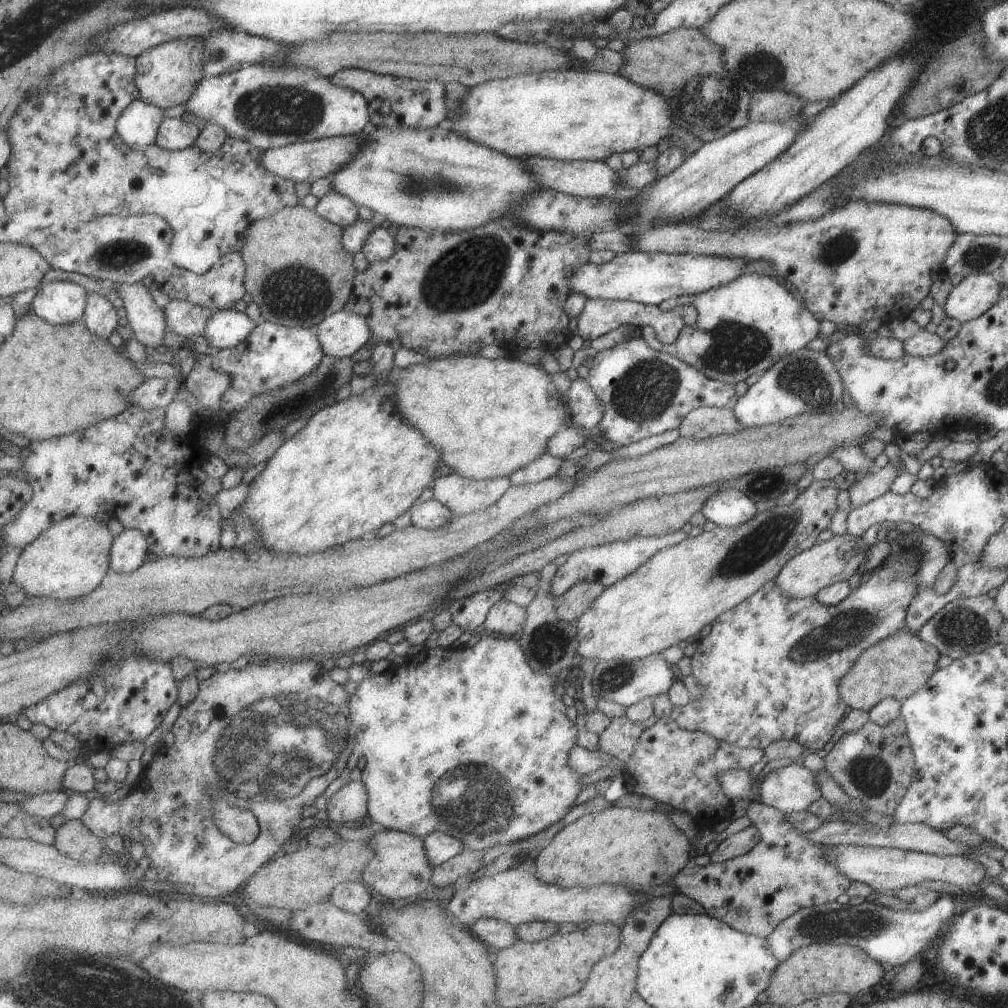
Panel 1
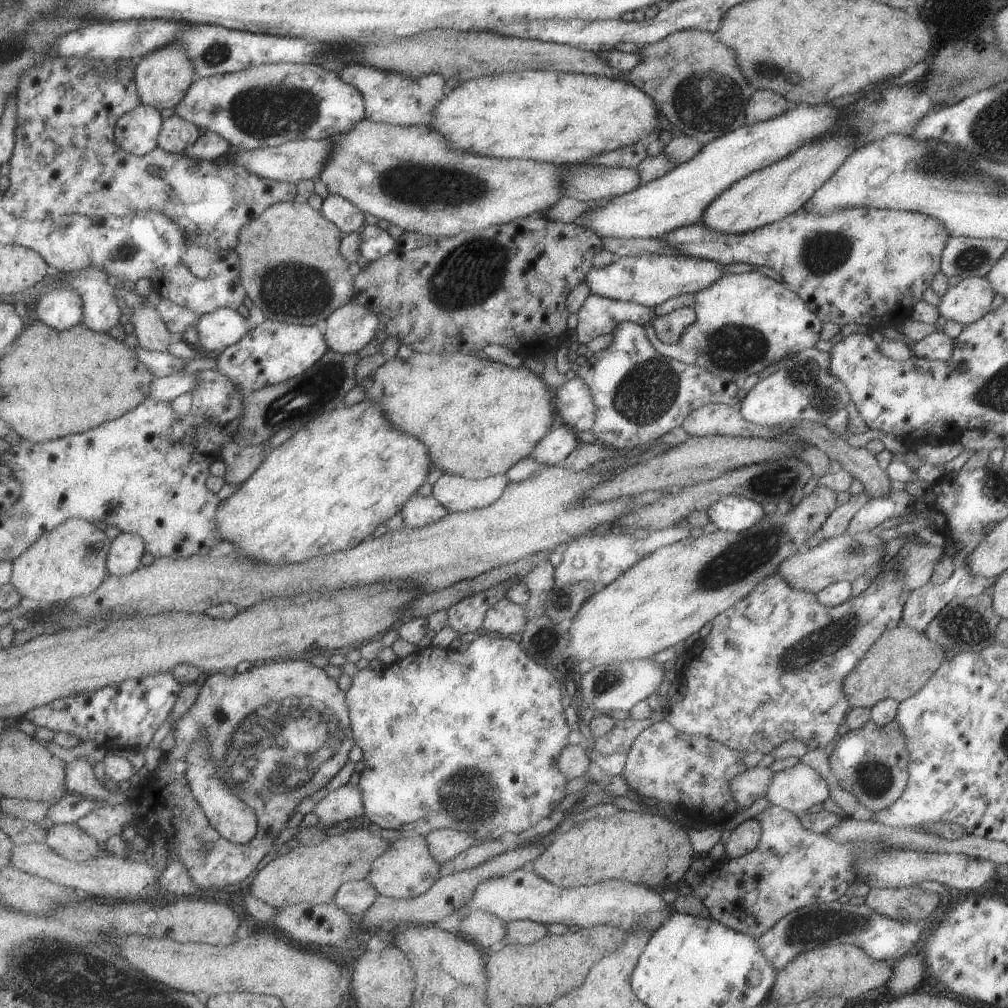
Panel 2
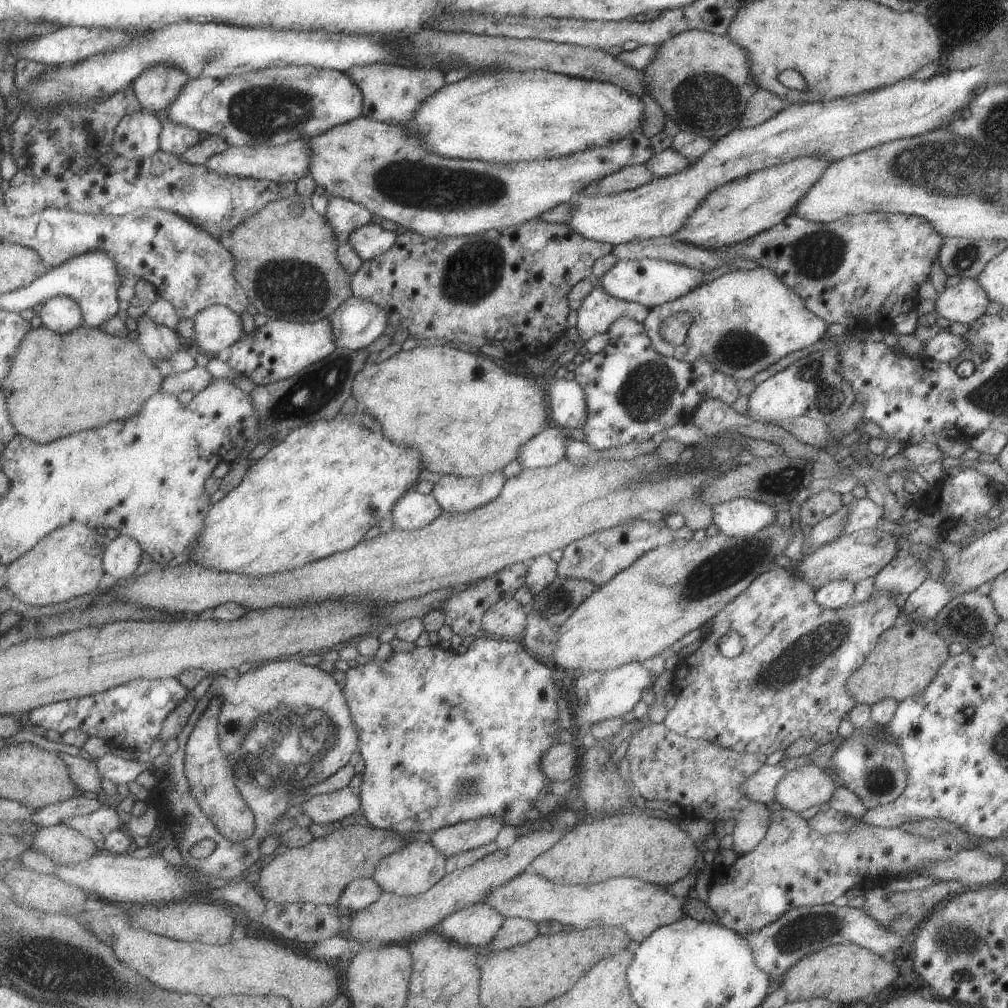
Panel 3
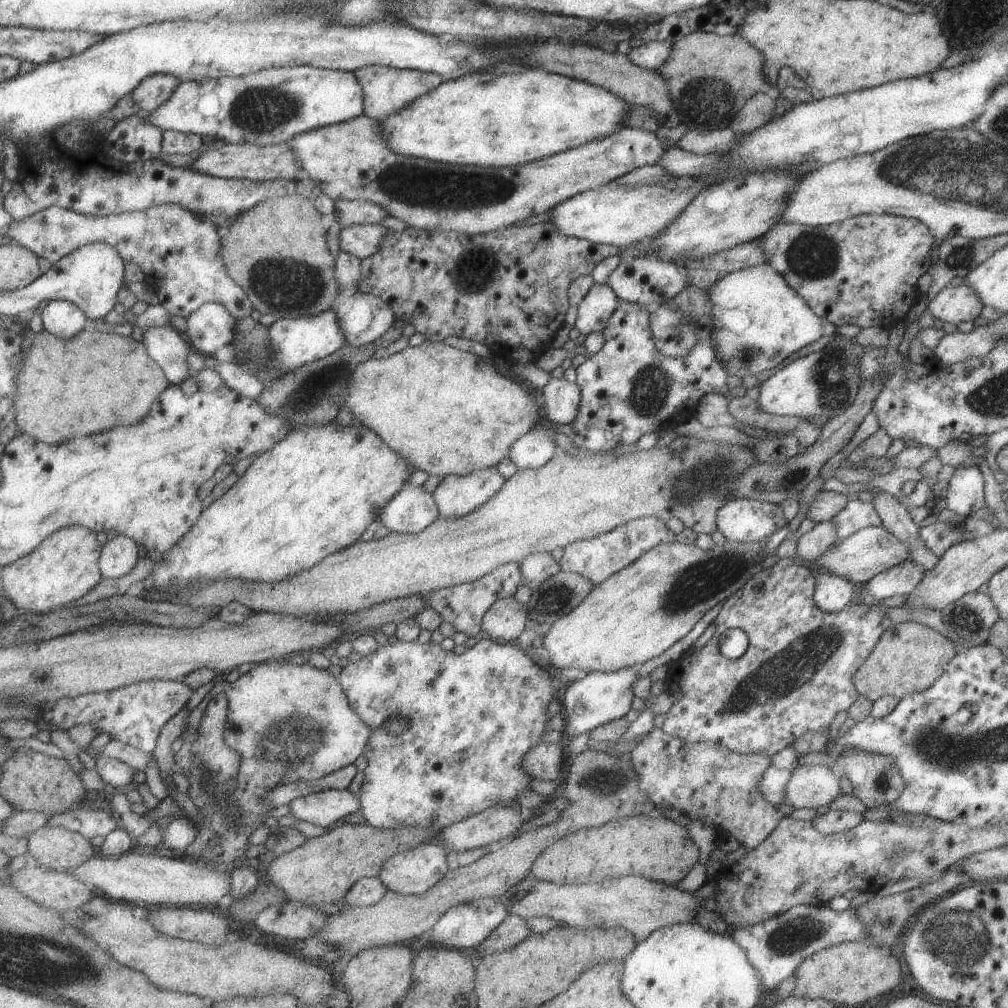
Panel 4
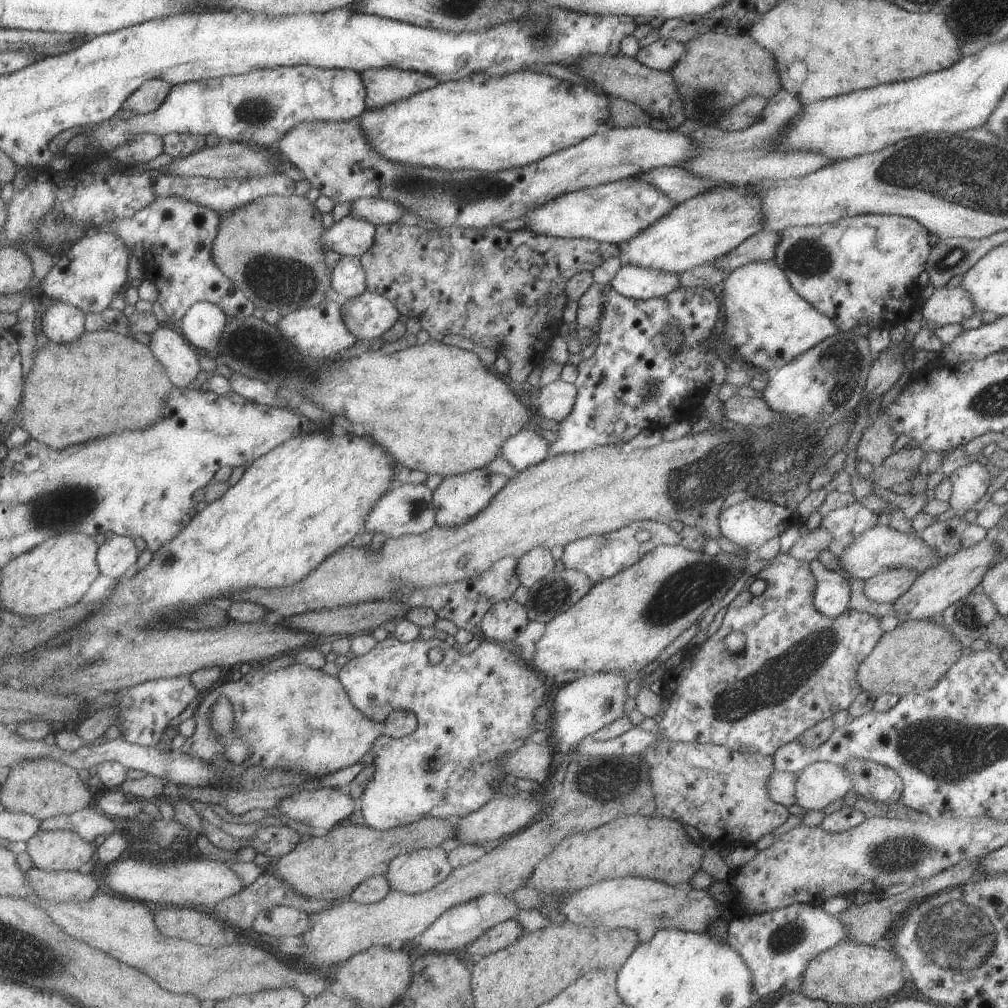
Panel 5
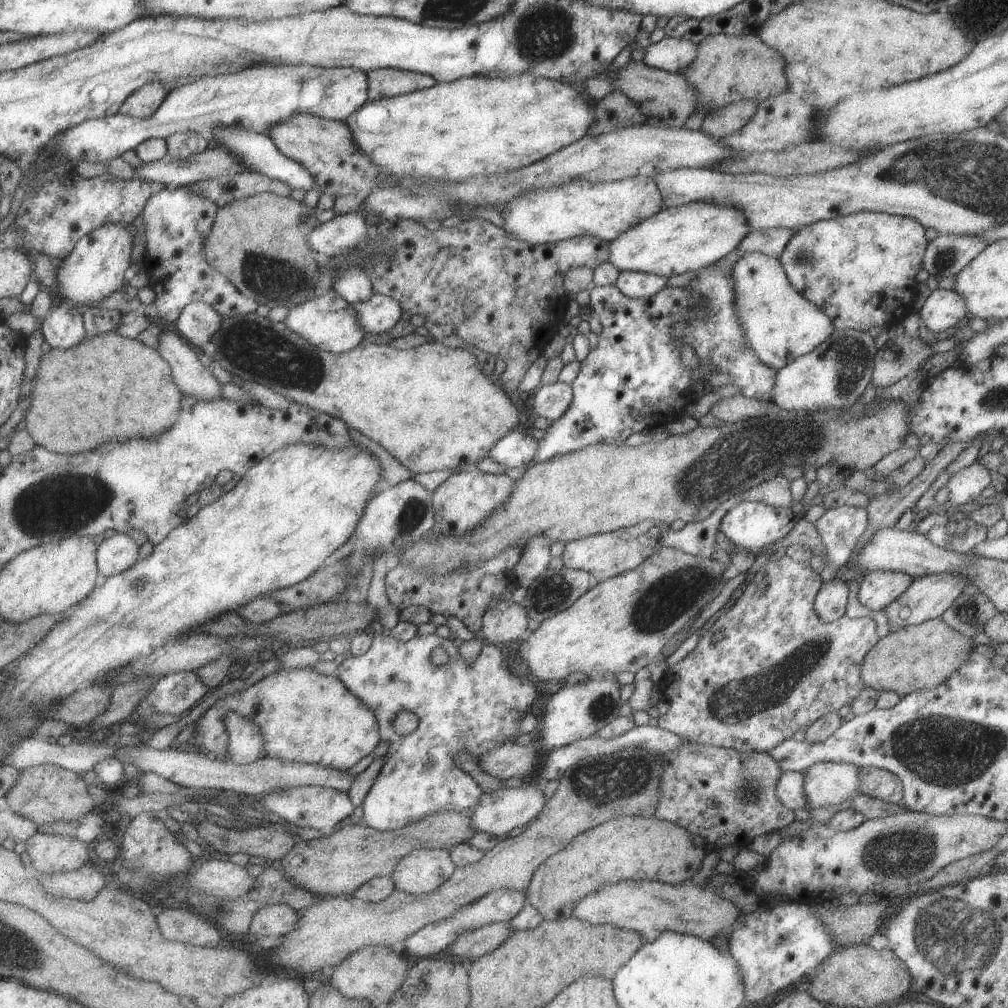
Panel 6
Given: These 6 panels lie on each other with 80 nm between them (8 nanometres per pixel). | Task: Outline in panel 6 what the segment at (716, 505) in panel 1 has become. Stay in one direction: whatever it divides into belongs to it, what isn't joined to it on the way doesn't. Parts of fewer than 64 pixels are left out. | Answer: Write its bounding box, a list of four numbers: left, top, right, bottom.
[719,501,796,550]

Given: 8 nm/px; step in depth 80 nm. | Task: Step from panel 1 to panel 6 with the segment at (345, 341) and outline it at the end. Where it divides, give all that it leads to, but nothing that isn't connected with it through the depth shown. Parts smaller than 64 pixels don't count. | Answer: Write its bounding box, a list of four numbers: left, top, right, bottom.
[350,293,402,335]

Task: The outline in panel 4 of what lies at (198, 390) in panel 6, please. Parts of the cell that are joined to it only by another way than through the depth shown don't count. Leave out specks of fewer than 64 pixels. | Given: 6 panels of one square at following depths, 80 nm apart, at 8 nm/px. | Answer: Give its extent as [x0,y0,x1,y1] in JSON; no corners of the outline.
[142,325,191,385]

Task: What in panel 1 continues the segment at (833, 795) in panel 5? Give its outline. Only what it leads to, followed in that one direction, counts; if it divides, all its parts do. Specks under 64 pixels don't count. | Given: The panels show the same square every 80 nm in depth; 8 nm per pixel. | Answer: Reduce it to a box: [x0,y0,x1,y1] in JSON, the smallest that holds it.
[758,763,821,813]

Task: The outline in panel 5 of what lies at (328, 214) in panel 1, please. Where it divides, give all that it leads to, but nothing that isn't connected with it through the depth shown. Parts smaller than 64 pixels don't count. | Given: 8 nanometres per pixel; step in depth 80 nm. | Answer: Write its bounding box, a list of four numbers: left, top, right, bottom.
[349,197,407,226]

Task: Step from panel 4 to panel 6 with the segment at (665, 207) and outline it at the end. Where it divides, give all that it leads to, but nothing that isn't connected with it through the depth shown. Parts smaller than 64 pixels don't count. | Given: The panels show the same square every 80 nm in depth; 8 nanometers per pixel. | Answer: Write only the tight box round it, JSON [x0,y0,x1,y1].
[502,177,663,244]

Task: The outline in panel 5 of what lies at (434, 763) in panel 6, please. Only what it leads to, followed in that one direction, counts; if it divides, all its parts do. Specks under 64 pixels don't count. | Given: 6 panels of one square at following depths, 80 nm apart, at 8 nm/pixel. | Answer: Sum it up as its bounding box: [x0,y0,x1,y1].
[338,637,545,831]

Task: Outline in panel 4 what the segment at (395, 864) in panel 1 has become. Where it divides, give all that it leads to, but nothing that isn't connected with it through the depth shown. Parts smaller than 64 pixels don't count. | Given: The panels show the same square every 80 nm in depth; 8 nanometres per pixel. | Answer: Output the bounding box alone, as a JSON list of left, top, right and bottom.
[377,841,448,895]

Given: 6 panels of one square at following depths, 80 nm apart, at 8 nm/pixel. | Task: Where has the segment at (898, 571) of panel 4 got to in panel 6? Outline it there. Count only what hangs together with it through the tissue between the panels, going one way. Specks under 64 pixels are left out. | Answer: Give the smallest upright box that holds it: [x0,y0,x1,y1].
[857,570,914,612]

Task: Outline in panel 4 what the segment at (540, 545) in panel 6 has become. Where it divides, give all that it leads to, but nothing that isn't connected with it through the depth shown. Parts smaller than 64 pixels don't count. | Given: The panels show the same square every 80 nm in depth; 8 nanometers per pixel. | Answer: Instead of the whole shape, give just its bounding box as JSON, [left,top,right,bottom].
[519,553,560,591]

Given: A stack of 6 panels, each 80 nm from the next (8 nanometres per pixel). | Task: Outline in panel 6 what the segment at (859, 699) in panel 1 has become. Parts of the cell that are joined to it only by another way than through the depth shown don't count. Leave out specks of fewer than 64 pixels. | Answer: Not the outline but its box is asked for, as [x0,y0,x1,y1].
[861,618,975,698]

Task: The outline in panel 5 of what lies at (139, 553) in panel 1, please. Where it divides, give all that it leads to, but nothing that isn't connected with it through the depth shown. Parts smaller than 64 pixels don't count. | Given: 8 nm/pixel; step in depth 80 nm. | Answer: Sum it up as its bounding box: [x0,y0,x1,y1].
[96,534,138,580]

